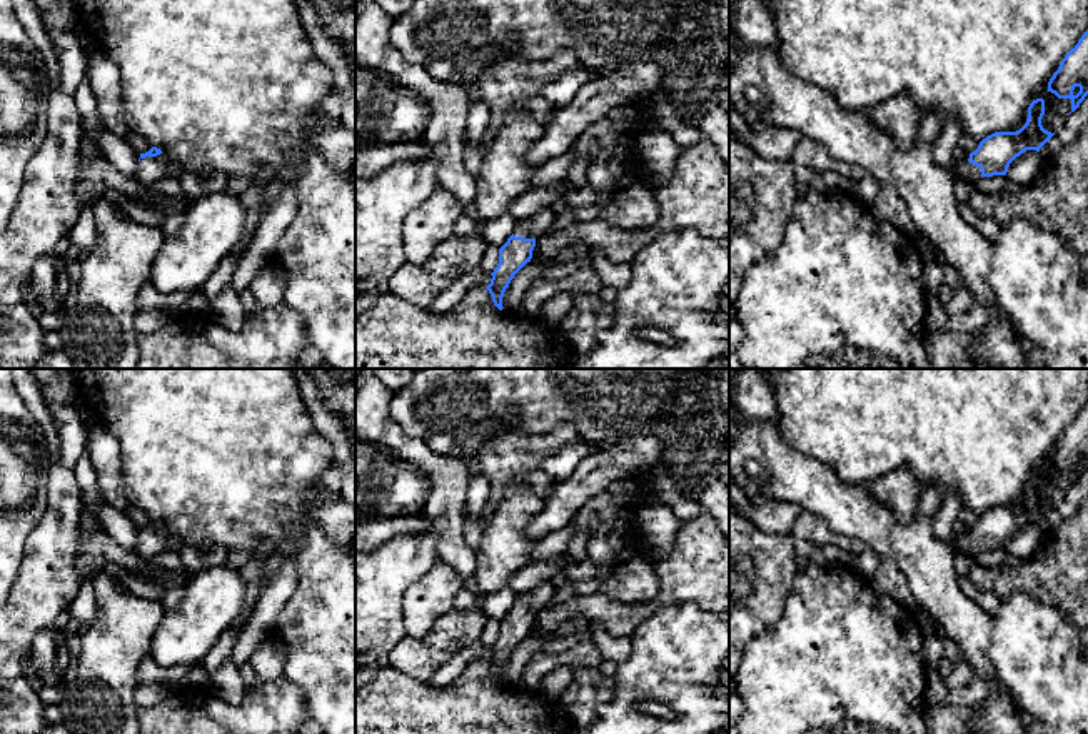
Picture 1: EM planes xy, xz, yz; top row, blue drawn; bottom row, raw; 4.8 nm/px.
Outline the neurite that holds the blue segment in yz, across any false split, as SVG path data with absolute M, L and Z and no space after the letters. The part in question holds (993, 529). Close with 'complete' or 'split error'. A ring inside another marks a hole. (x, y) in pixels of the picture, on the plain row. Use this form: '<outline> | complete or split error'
M1045 474L1028 480L1026 497L1016 505L995 505L983 512L965 539L951 540L955 556L975 557L980 550L1006 549L1010 537L1026 524L1040 522L1055 509L1043 502Z | split error

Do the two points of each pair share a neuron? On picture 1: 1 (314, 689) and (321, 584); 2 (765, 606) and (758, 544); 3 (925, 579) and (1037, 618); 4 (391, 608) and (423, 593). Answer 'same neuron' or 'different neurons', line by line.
1: same neuron
2: same neuron
3: different neurons
4: different neurons

